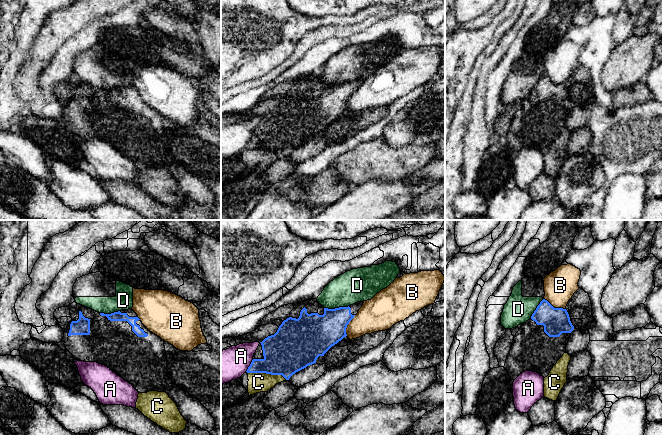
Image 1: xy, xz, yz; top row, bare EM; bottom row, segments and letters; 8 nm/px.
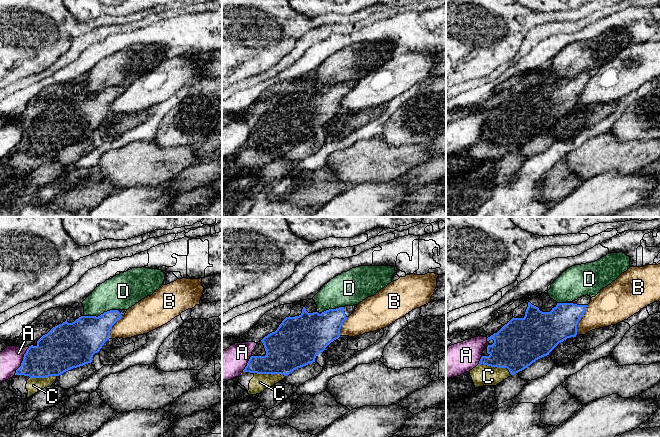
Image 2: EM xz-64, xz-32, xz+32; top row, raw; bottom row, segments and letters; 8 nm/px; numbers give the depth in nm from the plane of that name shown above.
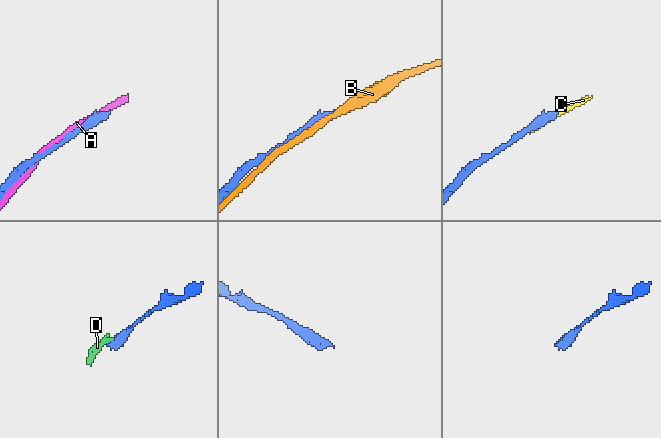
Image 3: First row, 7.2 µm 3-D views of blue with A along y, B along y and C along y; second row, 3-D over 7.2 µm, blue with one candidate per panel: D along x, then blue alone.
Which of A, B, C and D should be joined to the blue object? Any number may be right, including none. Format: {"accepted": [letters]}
{"accepted": []}

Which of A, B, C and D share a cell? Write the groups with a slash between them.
A / B / C / D

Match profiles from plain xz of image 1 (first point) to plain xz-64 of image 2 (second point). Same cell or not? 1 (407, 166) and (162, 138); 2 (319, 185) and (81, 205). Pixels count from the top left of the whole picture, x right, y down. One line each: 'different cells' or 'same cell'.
1: different cells
2: same cell

